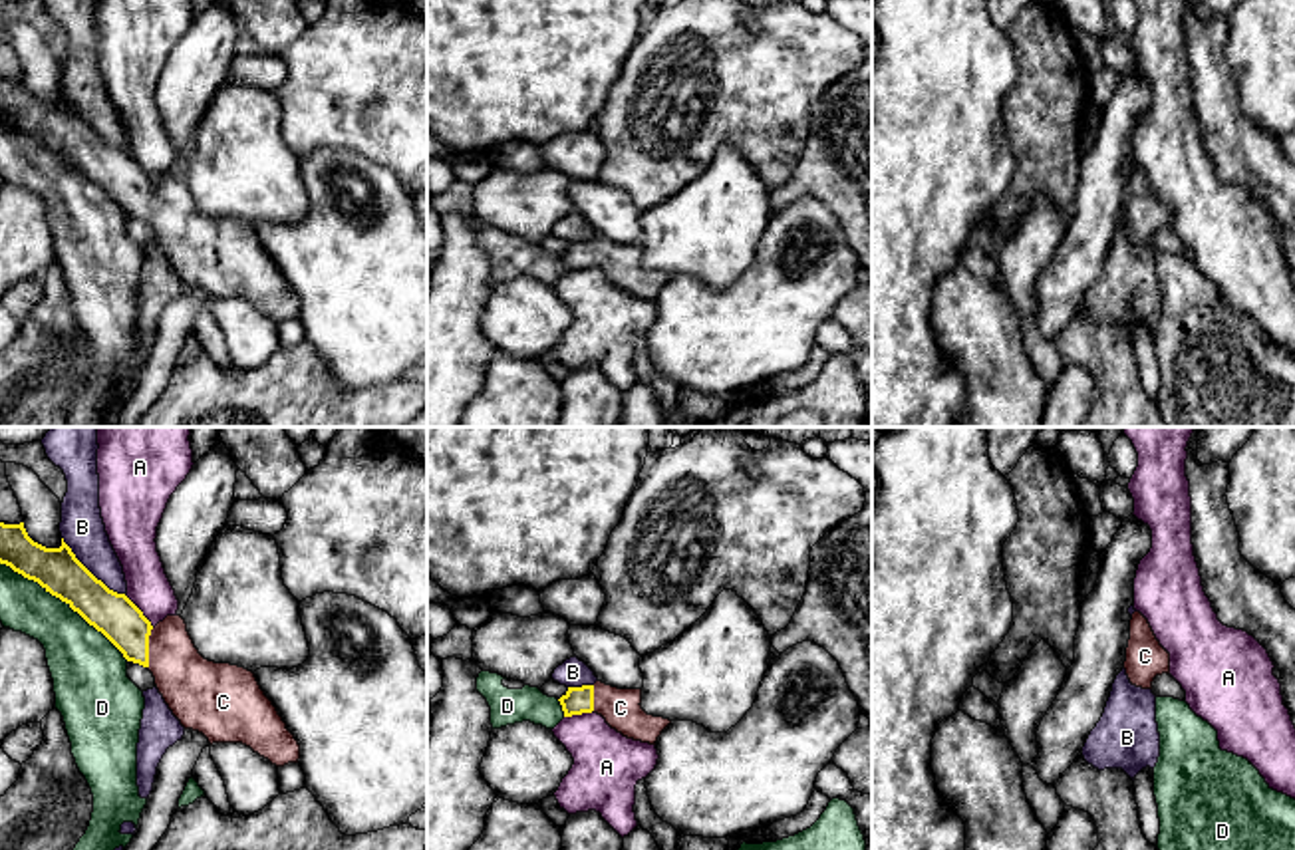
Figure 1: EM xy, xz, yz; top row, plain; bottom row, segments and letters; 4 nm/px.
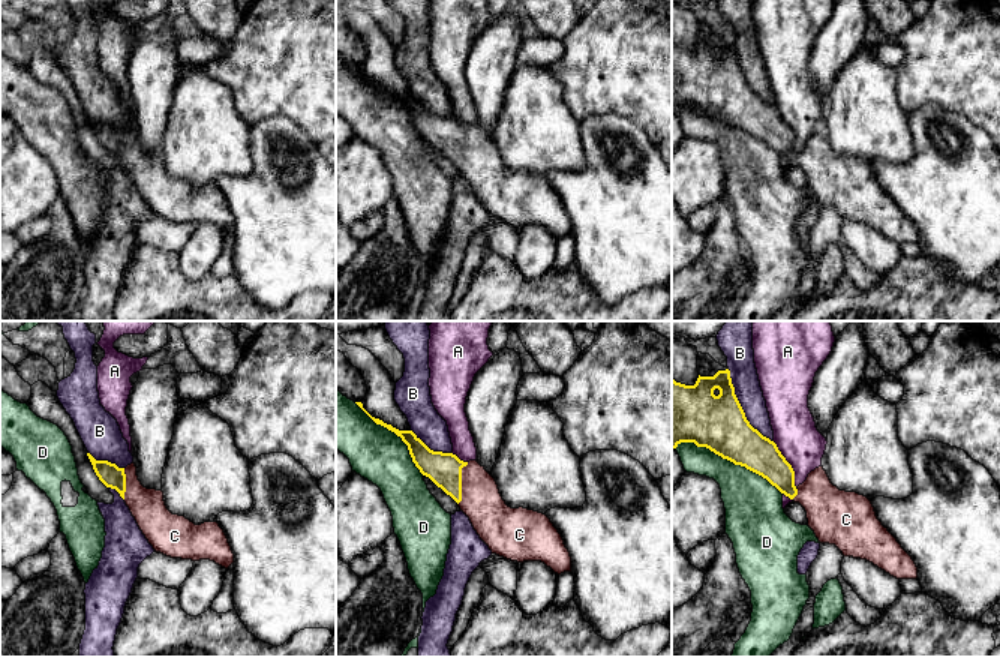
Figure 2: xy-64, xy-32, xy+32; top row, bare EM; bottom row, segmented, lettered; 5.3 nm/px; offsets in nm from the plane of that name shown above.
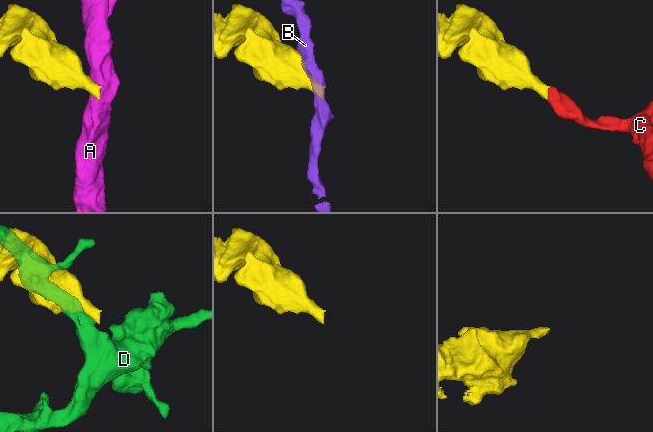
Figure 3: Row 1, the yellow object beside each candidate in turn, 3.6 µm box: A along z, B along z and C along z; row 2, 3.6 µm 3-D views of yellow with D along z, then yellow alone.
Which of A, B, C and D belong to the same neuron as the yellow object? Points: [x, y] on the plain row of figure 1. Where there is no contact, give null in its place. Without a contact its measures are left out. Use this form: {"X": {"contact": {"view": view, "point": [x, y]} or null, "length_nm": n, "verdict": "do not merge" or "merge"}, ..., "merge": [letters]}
{"A": {"contact": {"view": "xy", "point": [140, 165]}, "length_nm": 180, "verdict": "do not merge"}, "B": {"contact": {"view": "xy", "point": [88, 126]}, "length_nm": 340, "verdict": "do not merge"}, "C": {"contact": {"view": "xy", "point": [147, 203]}, "length_nm": 170, "verdict": "merge"}, "D": {"contact": {"view": "xy", "point": [64, 155]}, "length_nm": 650, "verdict": "do not merge"}, "merge": ["C"]}

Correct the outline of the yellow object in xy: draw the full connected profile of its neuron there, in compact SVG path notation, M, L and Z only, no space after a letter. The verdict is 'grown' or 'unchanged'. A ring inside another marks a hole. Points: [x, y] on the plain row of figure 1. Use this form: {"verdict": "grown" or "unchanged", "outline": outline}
{"verdict": "grown", "outline": "M0 77L0 119L38 137L101 187L127 216L147 222L165 258L185 284L203 288L211 300L242 298L276 322L298 318L300 300L260 244L254 228L238 220L205 214L195 203L181 171L167 171L153 183L125 149L109 145L91 129L64 93L60 103L46 103L28 91L24 77Z"}

